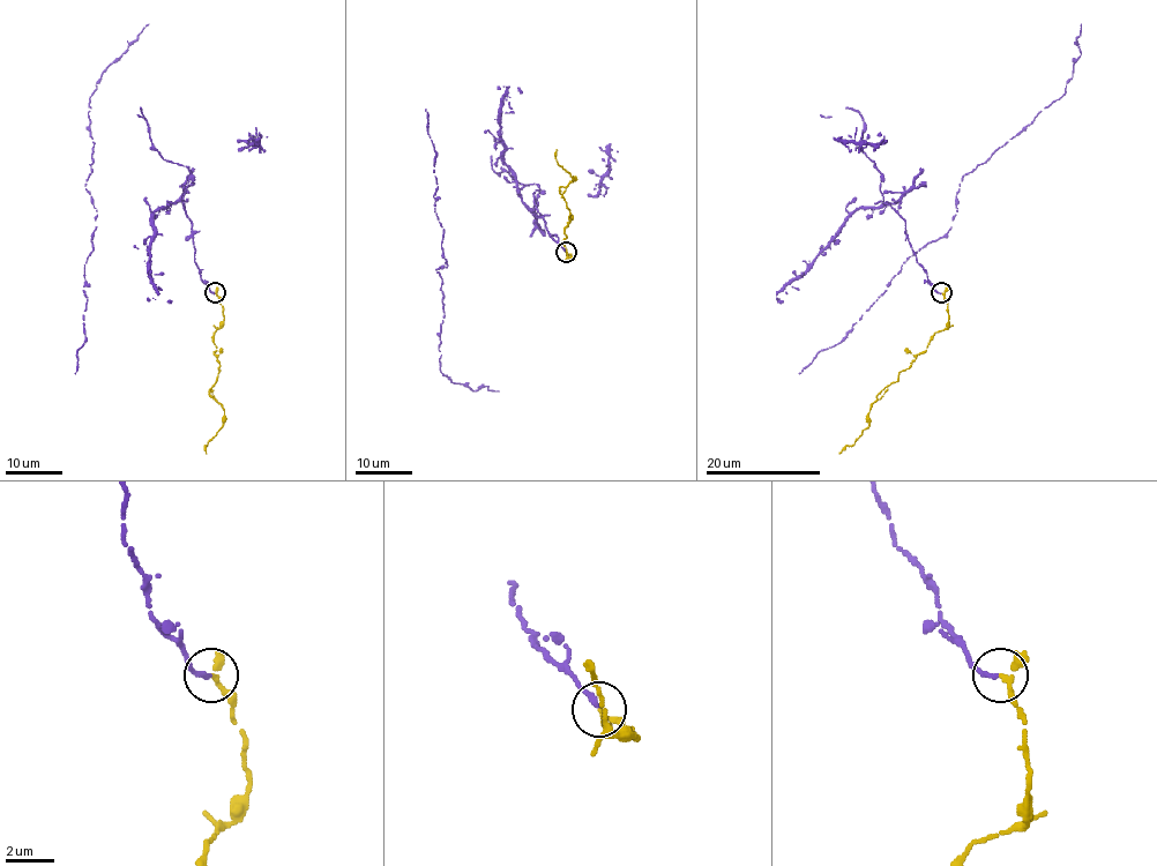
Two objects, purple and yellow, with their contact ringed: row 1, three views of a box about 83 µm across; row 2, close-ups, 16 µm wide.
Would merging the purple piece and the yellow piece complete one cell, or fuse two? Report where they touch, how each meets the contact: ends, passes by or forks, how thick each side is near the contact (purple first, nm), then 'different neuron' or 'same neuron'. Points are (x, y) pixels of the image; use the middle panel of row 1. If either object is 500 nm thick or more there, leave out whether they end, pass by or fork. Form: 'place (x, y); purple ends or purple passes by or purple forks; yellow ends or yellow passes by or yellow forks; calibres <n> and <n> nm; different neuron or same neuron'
place (566, 252); purple ends; yellow passes by; calibres 240 and 170 nm; same neuron

